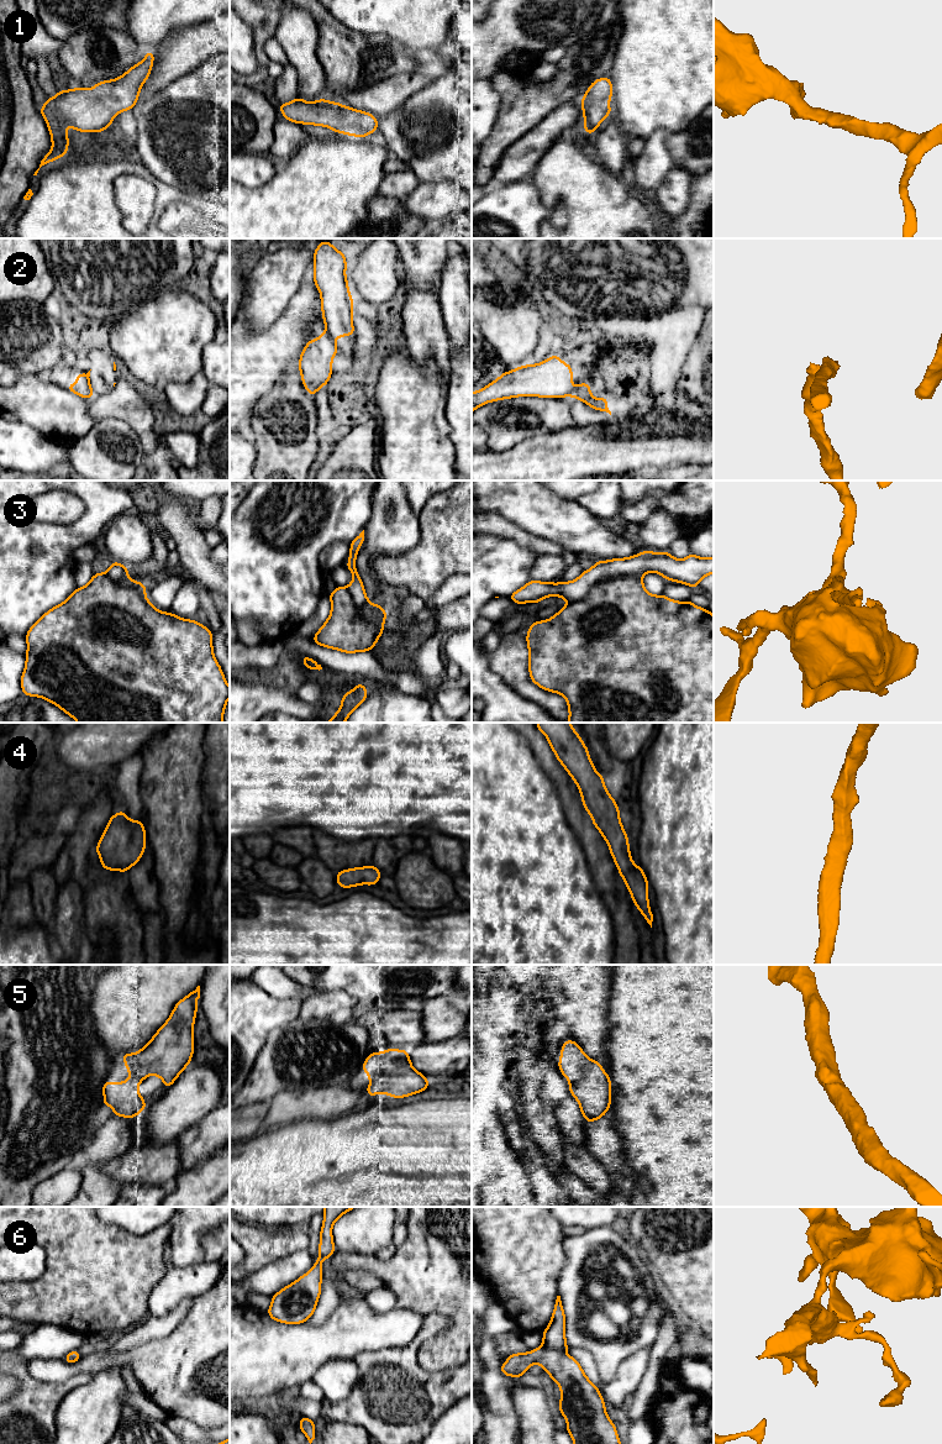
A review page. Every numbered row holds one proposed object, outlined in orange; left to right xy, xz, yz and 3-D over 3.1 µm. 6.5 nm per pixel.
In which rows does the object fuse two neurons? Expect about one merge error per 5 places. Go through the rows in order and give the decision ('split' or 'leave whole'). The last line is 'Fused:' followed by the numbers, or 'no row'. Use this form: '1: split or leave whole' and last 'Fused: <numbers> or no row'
1: leave whole
2: split
3: leave whole
4: leave whole
5: leave whole
6: leave whole
Fused: 2

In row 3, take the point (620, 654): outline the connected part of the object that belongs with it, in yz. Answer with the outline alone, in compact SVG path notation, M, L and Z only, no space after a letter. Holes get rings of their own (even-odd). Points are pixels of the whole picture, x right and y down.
M642 551L626 558L596 561L596 563L572 582L538 582L531 579L526 586L507 595L517 605L523 603L540 603L547 597L562 597L569 604L563 607L551 619L533 623L527 630L528 671L533 683L544 691L554 692L567 699L569 709L568 723L714 723L714 615L690 600L675 602L663 595L648 593L643 586L642 576L656 572L667 581L673 581L698 588L700 581L714 573L714 557L702 558L693 552L684 560L674 558L669 552Z

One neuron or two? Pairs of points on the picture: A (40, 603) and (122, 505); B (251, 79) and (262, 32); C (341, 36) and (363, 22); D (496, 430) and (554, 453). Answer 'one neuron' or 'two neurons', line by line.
A: one neuron
B: one neuron
C: two neurons
D: two neurons

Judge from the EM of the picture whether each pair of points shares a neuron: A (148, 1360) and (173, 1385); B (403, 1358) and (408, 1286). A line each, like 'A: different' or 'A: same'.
A: same
B: different

